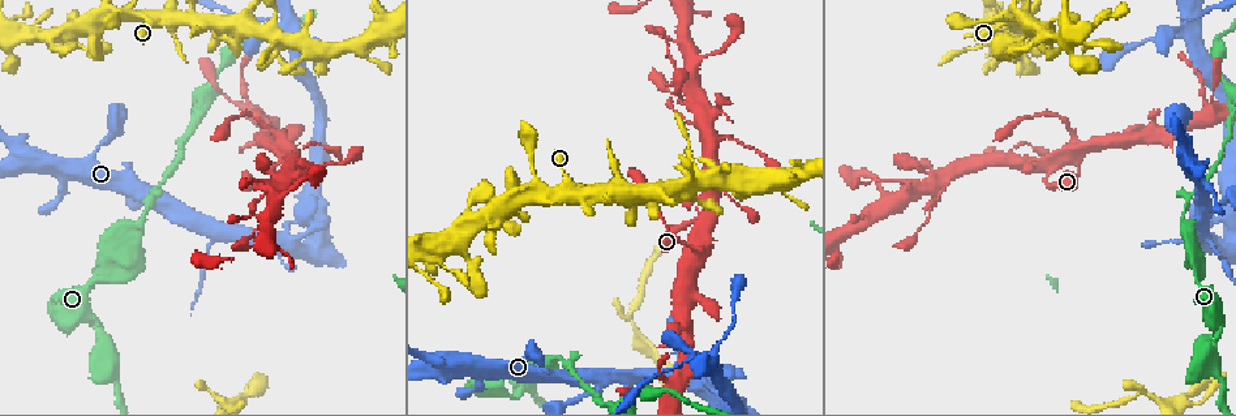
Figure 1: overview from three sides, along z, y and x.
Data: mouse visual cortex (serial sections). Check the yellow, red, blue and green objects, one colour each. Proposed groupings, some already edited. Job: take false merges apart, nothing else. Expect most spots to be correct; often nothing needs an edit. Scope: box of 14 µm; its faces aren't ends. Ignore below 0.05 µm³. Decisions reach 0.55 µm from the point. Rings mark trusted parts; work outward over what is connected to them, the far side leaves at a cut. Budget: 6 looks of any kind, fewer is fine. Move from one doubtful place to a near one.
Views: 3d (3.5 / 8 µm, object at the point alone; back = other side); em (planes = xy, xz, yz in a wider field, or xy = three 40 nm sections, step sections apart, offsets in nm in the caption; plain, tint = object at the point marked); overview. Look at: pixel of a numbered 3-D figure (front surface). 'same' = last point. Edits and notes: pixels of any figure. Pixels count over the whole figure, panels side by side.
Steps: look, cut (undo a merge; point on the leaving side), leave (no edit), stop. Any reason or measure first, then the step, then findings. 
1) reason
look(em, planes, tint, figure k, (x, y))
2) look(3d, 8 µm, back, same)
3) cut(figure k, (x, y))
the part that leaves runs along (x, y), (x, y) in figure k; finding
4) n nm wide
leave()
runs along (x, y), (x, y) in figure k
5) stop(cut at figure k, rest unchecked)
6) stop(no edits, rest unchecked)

abrupt turn
look(3d, 8 µm, figure 1, (708, 377))

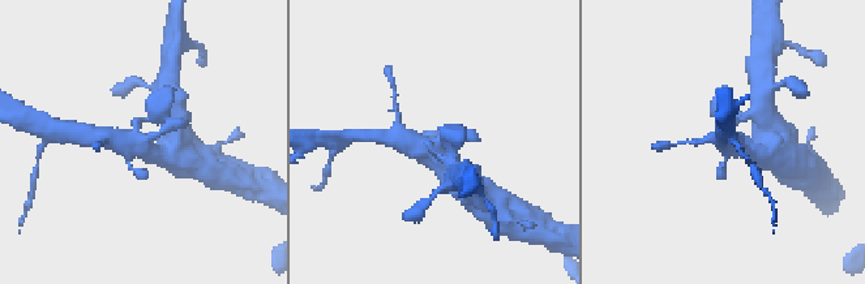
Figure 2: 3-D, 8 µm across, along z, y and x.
closer look
look(3d, 3.5 µm, figure 2, (439, 139))

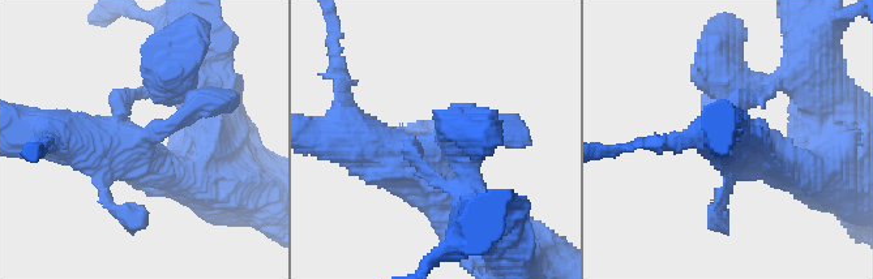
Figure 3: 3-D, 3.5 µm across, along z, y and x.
look(em, xy, step 5, tint, figure 3, (437, 147))

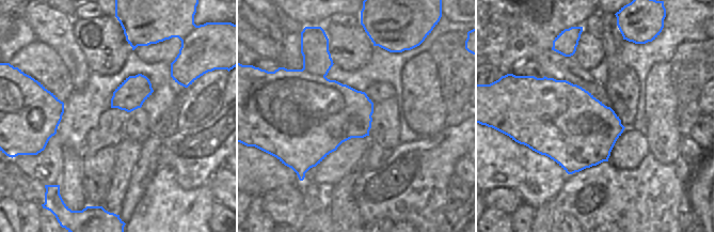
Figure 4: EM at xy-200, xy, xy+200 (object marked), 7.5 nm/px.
leave()
runs along (330, 134), (411, 158), (459, 218) in figure 3; continuous, no second cell

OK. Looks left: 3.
narrows sharply
look(3d, 3.5 µm, figure 1, (660, 373))

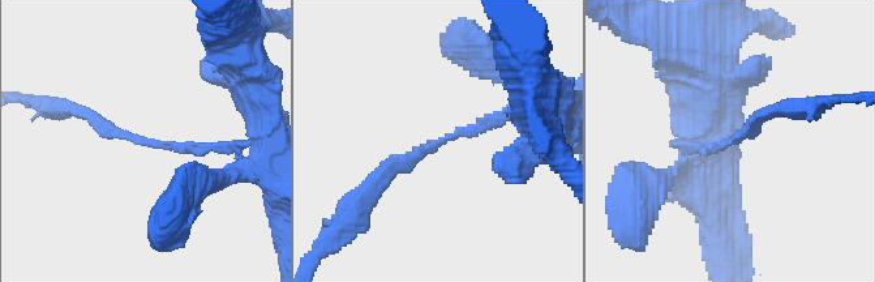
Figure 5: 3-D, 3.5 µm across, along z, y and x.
need the tissue
look(em, planes, tint, figure 5, (728, 145))

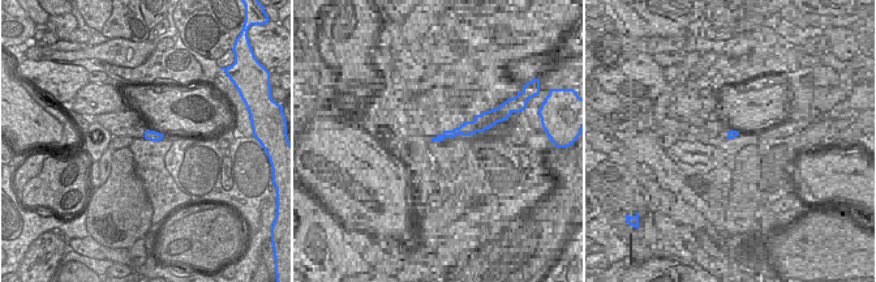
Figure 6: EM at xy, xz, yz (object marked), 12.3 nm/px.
130 nm wide
leave()
runs along (523, 102), (390, 162), (374, 179) in figure 5; one cell here

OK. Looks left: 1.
a narrow waist
look(3d, 3.5 µm, back, figure 1, (140, 219))

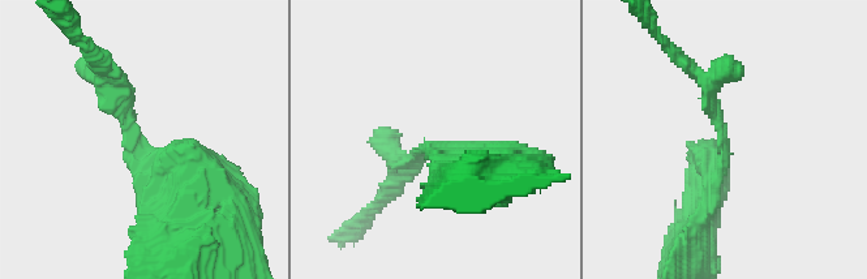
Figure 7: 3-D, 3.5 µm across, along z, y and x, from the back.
leave()
runs along (198, 190), (138, 147), (106, 71) in figure 7; continuous, no second cell

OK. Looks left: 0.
stop(no edits, rest unchecked)

